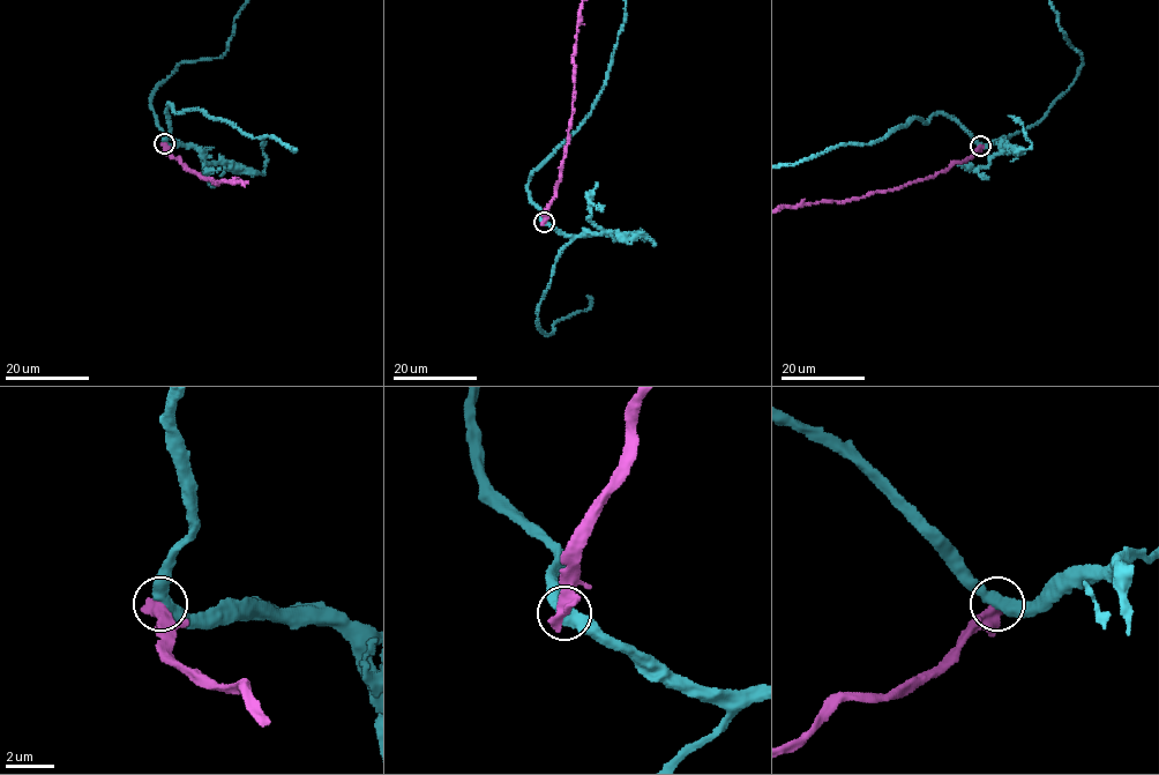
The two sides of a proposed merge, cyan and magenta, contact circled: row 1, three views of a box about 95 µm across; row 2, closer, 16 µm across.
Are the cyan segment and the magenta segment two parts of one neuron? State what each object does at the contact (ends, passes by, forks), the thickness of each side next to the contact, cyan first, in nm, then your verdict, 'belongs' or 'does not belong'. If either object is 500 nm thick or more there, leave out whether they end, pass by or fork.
500/600 nm | does not belong

